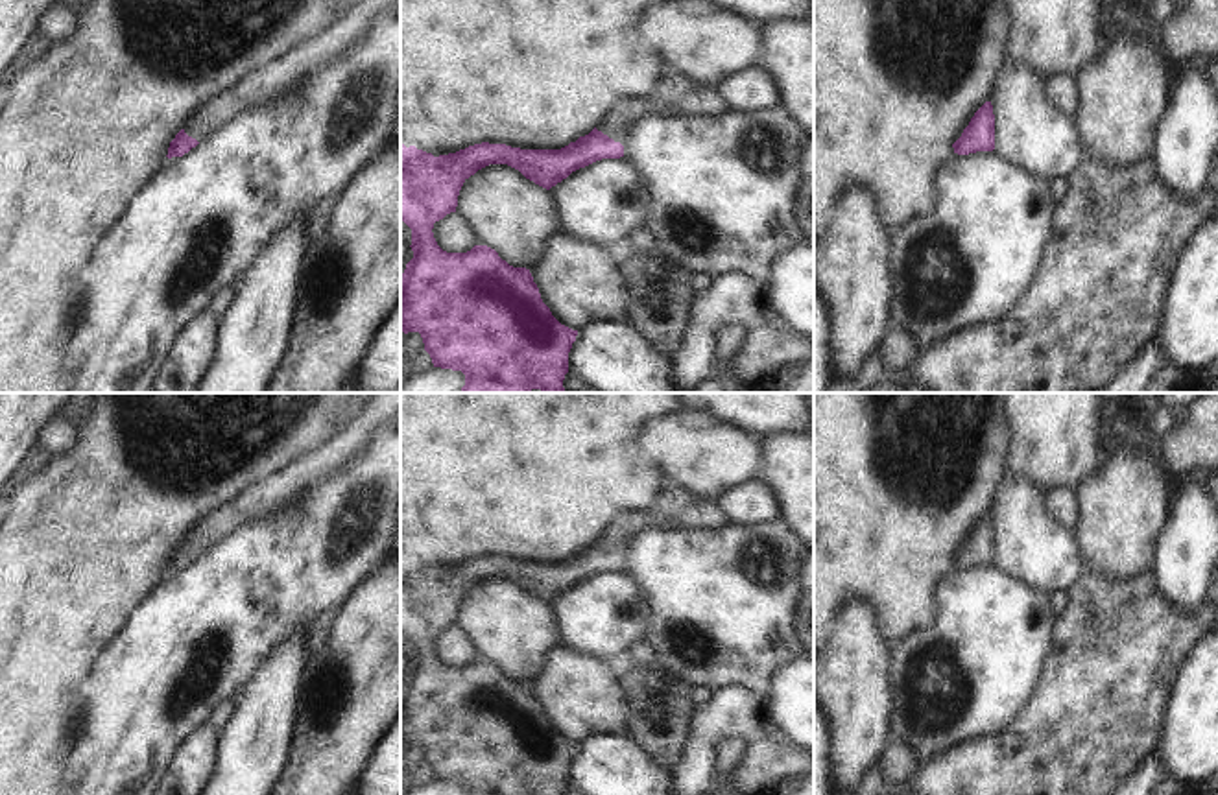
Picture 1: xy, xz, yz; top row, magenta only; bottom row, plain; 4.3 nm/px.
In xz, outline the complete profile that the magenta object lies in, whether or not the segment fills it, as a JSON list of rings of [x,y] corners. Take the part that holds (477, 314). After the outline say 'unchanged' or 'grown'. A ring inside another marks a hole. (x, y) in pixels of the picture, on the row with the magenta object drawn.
[[[664,72],[659,76],[653,90],[644,98],[616,100],[600,118],[598,125],[585,136],[561,149],[520,149],[506,144],[474,144],[456,153],[434,157],[415,146],[406,148],[400,140],[400,220],[412,229],[413,258],[400,275],[400,330],[419,332],[424,350],[430,354],[434,367],[461,371],[465,386],[460,393],[565,393],[563,380],[568,373],[568,352],[576,341],[578,330],[561,325],[543,303],[530,269],[513,267],[487,245],[474,245],[467,253],[447,253],[434,238],[434,223],[447,214],[456,212],[458,196],[463,183],[478,170],[489,164],[508,164],[519,170],[526,179],[550,190],[572,172],[585,168],[602,159],[624,157],[624,138],[631,125],[646,116],[718,116],[727,113],[723,98],[716,87],[705,87],[687,76]]] | grown

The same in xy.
[[[358,0],[347,13],[334,18],[323,31],[299,42],[290,48],[279,59],[262,65],[257,70],[247,72],[240,81],[223,90],[221,94],[212,96],[205,103],[201,103],[186,120],[183,129],[175,135],[168,148],[168,159],[183,157],[192,148],[196,148],[201,140],[214,135],[240,113],[258,107],[262,103],[271,103],[279,96],[295,90],[303,85],[303,81],[316,72],[317,68],[336,61],[349,53],[360,41],[369,33],[369,26],[376,17],[384,13],[400,15],[400,0]]] | grown

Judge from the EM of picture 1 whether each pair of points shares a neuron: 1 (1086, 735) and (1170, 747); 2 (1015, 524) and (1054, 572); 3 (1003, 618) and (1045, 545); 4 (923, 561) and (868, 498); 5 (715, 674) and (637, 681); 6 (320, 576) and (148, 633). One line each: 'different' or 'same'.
1: different
2: same
3: different
4: same
5: different
6: same

